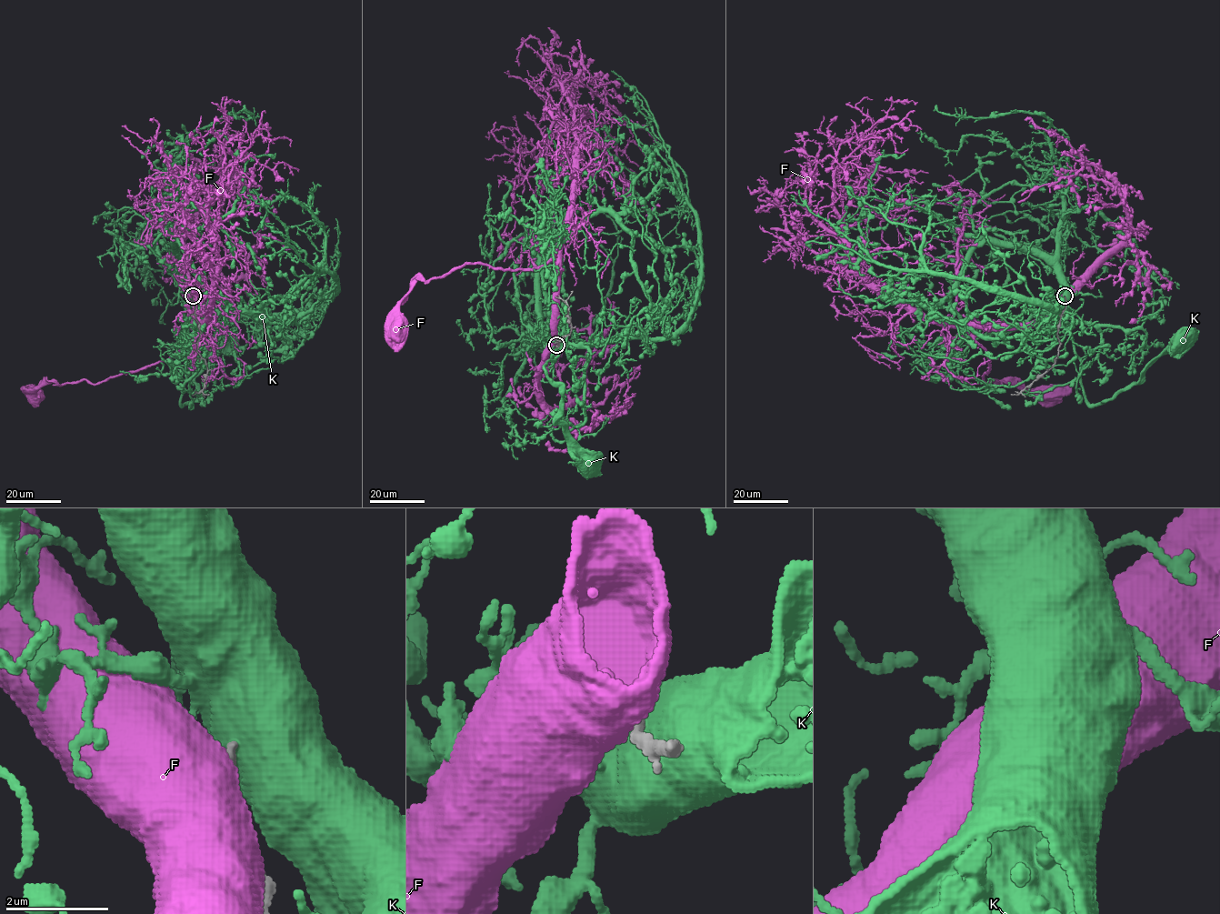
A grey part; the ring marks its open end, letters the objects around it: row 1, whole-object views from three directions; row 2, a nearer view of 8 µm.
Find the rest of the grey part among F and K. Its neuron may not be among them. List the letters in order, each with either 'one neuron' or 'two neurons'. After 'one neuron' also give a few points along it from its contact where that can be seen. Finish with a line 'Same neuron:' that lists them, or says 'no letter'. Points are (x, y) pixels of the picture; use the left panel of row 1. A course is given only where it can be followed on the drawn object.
F: two neurons
K: two neurons
Same neuron: no letter

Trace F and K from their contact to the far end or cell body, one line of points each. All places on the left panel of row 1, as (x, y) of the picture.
F: (192, 299), (192, 339), (166, 360), (95, 384), (84, 379), (59, 385), (53, 381), (34, 387), (34, 396)
K: (192, 296), (197, 305), (198, 330), (181, 404), (197, 397), (194, 381), (199, 363), (229, 341)

